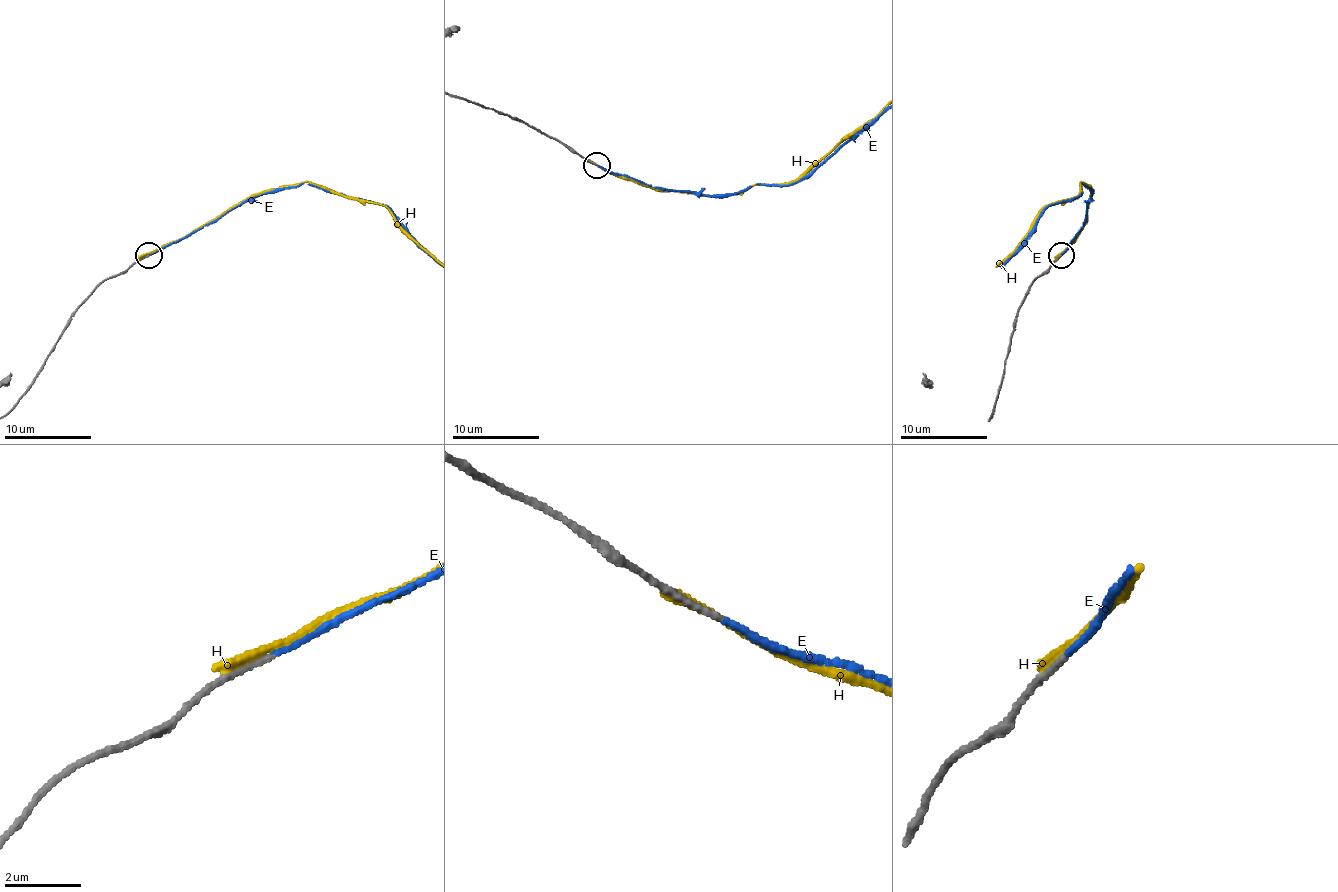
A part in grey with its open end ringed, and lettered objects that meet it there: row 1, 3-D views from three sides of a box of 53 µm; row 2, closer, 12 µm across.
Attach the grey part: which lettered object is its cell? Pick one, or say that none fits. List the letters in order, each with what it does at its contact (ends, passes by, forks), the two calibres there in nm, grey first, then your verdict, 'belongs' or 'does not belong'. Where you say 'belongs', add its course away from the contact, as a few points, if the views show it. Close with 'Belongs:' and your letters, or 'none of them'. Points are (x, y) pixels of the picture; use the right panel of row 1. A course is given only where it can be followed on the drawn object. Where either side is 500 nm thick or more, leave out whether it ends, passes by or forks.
E: it ends there; 150 nm thick on the grey side, 150 nm on the other; belongs
H: it ends there; 200 nm thick on the grey side, 360 nm on the other; does not belong
Belongs: E

